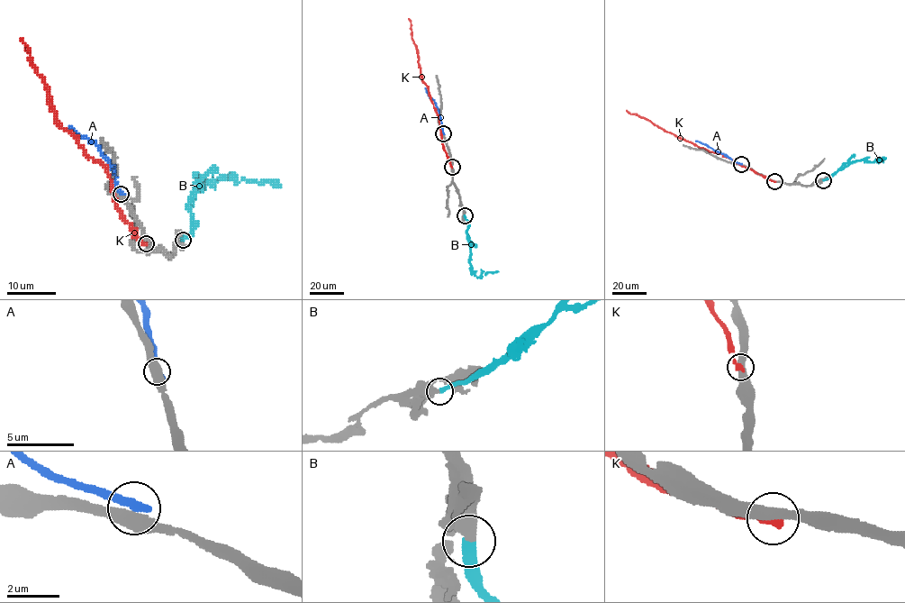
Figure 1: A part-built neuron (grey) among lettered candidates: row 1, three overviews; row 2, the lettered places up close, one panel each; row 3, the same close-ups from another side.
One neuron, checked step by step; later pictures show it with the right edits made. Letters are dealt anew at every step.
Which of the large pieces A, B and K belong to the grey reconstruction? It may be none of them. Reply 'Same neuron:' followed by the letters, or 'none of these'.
Same neuron: B

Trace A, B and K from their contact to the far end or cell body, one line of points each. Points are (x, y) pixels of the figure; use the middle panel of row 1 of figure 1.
A: (443, 133), (438, 111), (425, 88)
B: (465, 215), (467, 223), (471, 271), (477, 277), (483, 271), (499, 271)
K: (452, 167), (441, 143), (438, 115), (422, 79), (408, 18)

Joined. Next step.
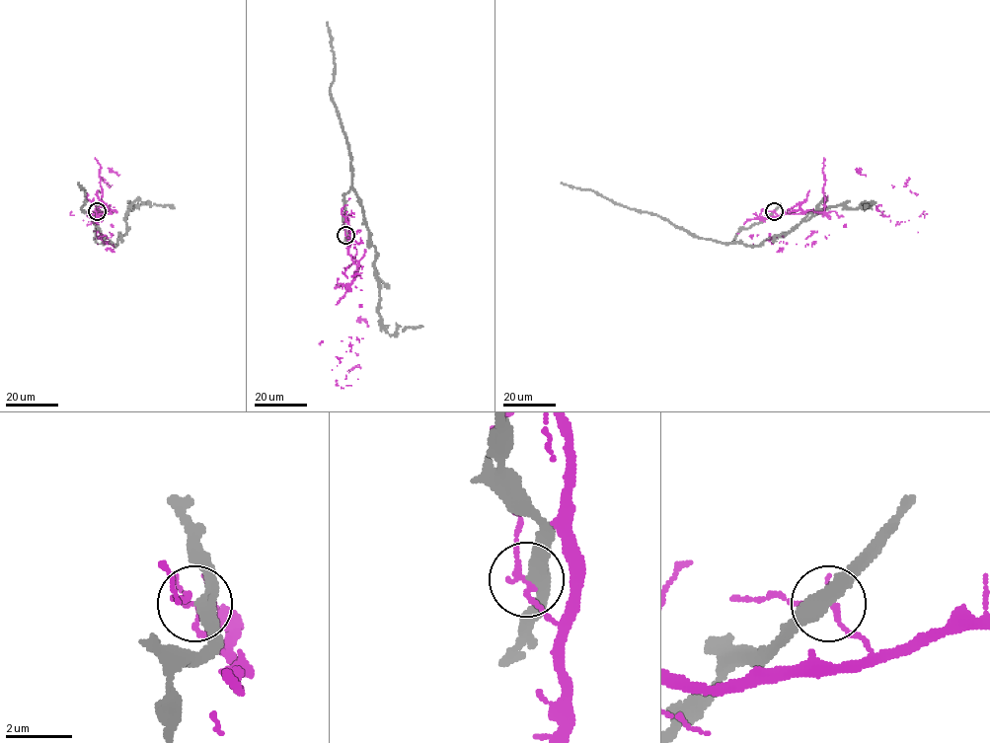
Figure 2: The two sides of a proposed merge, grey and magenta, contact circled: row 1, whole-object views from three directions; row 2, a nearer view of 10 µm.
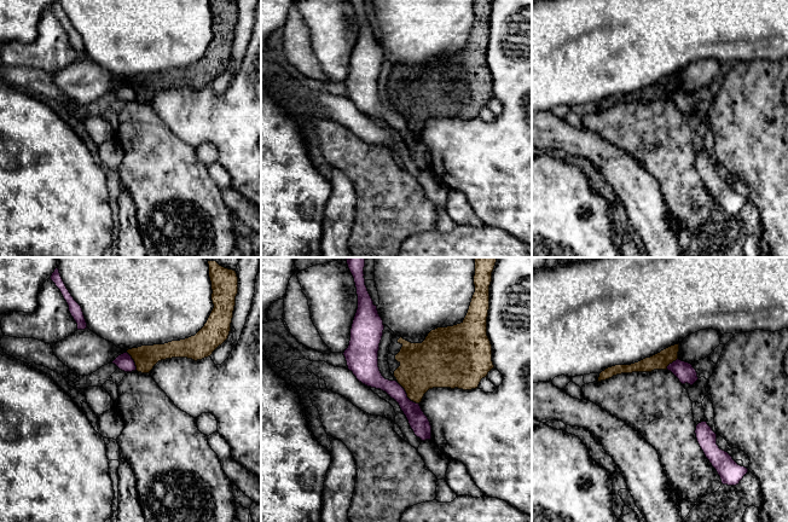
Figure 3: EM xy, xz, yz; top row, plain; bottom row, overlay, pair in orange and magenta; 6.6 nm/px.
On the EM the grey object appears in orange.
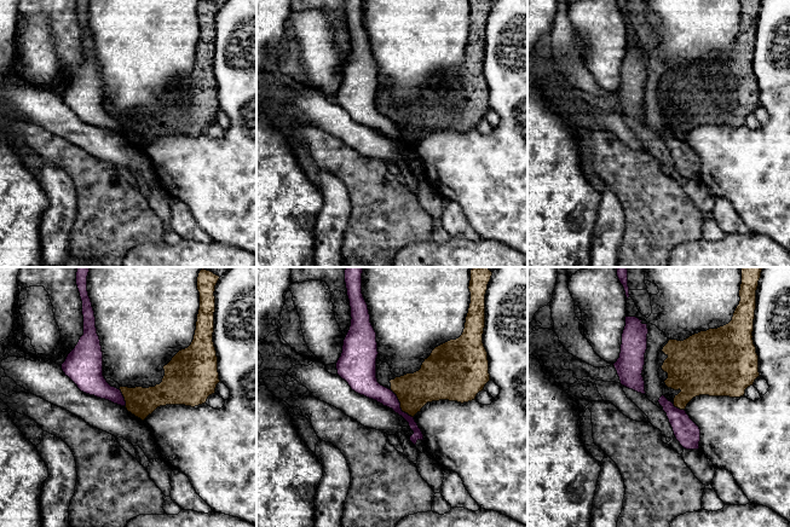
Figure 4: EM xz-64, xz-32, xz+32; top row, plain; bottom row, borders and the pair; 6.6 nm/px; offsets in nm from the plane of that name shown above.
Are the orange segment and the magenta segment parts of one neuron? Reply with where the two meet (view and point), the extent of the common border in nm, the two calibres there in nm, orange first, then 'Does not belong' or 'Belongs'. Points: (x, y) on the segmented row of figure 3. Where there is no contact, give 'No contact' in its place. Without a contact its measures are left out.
Touches orange at xz (407, 395). Shared border 220 nm. Thickness 320 nm (orange) against 130 nm. Does not belong

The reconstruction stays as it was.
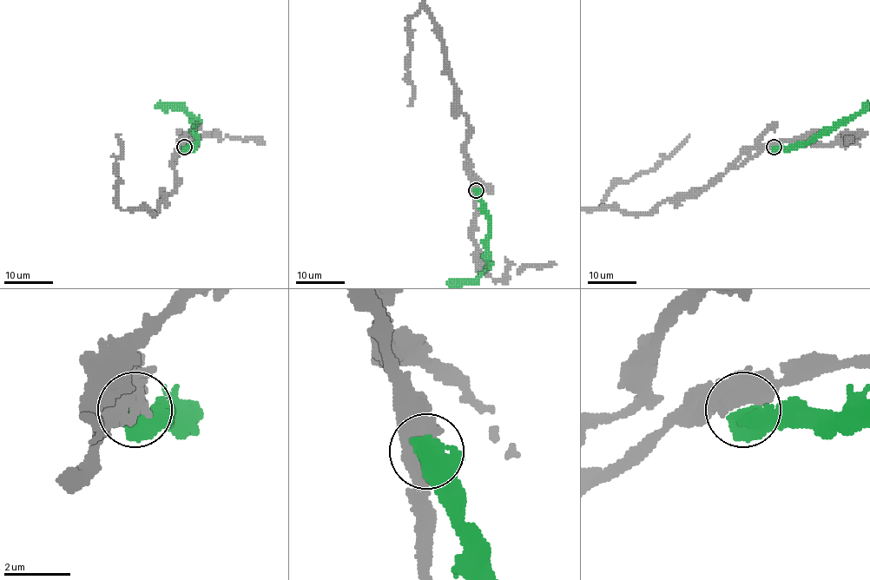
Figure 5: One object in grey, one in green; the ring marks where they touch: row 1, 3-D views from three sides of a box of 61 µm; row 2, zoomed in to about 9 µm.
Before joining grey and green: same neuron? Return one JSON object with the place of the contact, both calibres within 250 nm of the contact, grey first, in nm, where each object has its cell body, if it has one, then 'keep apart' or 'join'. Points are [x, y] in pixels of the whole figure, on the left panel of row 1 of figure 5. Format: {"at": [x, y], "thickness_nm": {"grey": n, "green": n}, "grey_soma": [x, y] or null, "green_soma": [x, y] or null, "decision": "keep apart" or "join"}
{"at": [184, 147], "thickness_nm": {"grey": 500, "green": 850}, "grey_soma": null, "green_soma": null, "decision": "keep apart"}

